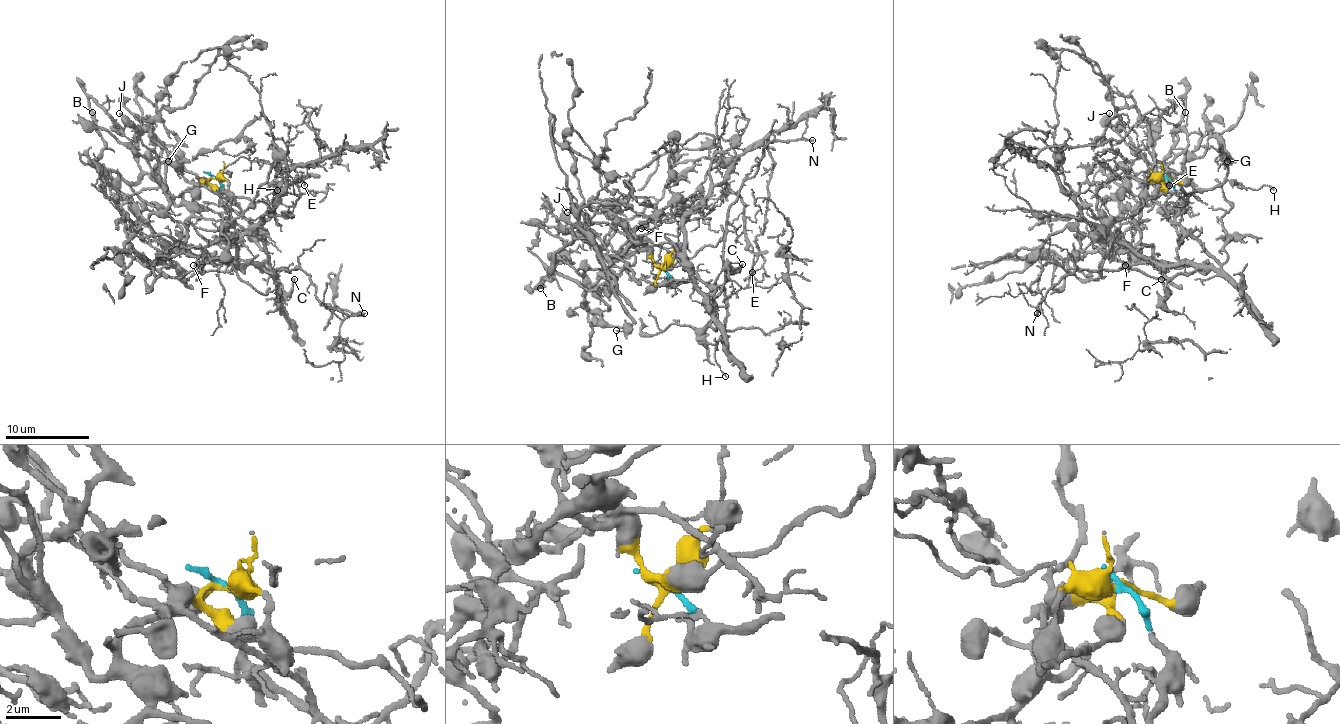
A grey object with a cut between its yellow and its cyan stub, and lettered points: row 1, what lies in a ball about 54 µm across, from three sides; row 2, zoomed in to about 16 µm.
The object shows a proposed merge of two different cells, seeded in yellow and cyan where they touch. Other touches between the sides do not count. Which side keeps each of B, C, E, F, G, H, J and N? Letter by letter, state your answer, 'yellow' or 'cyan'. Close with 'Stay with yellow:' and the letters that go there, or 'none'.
B: yellow
C: cyan
E: cyan
F: cyan
G: yellow
H: cyan
J: yellow
N: cyan
Stay with yellow: B, G, J

